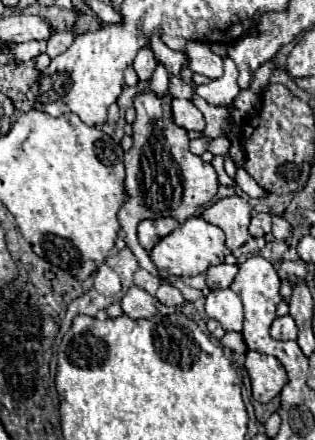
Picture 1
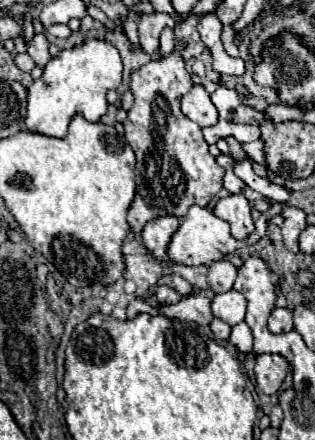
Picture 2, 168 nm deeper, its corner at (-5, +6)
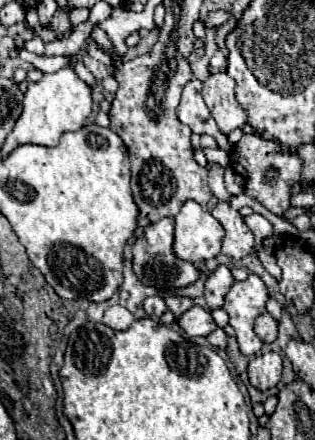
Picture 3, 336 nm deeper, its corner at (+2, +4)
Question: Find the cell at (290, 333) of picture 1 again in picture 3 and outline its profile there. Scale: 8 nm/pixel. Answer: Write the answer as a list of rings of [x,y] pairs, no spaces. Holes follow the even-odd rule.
[[[261,314],[255,320],[255,334],[265,342],[271,344],[277,338],[277,322],[269,314]]]

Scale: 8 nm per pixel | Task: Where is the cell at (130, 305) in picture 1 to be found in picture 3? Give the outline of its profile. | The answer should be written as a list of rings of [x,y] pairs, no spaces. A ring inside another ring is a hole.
[[[193,306],[191,310],[187,310],[177,320],[177,324],[183,328],[183,332],[187,336],[209,336],[217,328],[211,312],[209,310],[203,310],[199,306]]]

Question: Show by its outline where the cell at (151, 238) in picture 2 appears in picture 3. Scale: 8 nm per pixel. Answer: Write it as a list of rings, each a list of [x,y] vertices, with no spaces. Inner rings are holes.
[[[163,218],[157,224],[149,224],[143,230],[143,234],[135,240],[135,244],[133,244],[133,272],[145,286],[163,288],[161,292],[173,292],[177,288],[191,286],[201,276],[201,272],[197,270],[195,264],[181,260],[173,252],[173,218]]]

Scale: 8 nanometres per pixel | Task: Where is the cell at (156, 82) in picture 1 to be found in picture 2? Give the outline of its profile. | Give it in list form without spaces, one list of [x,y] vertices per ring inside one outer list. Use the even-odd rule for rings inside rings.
[[[164,28],[164,32],[160,34],[160,56],[166,58],[174,52],[174,32],[172,28]]]

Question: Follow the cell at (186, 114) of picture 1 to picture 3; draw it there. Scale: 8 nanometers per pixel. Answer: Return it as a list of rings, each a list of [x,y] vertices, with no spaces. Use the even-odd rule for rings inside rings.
[[[191,80],[185,84],[183,94],[181,94],[181,102],[177,108],[177,116],[183,124],[187,124],[193,132],[197,134],[209,134],[217,140],[219,148],[223,150],[231,150],[231,142],[227,140],[227,136],[217,128],[209,108],[205,106],[203,98],[201,98],[201,80]]]

